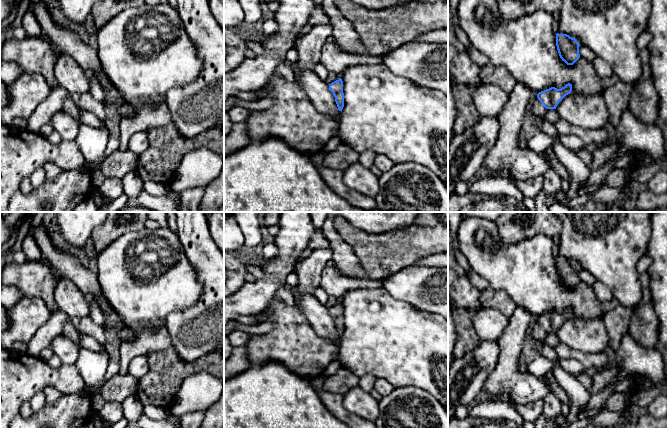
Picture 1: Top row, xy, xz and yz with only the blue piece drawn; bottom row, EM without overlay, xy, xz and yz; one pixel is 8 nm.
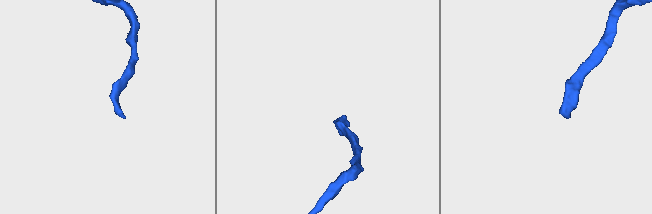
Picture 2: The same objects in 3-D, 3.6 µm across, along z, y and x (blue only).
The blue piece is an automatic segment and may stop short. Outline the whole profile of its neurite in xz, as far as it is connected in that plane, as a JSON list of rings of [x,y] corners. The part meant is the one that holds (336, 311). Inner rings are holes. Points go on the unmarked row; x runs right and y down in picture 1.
[[[341,302],[329,308],[329,313],[335,321],[338,334],[342,335],[344,331],[343,305]]]

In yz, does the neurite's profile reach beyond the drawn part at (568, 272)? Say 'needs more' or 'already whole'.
already whole

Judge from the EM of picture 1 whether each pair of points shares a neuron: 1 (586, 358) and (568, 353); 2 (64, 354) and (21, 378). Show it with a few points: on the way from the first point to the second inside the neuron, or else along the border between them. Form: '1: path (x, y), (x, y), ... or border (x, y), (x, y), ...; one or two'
1: path (582, 357), (572, 354); one
2: border (62, 363), (74, 365); two

